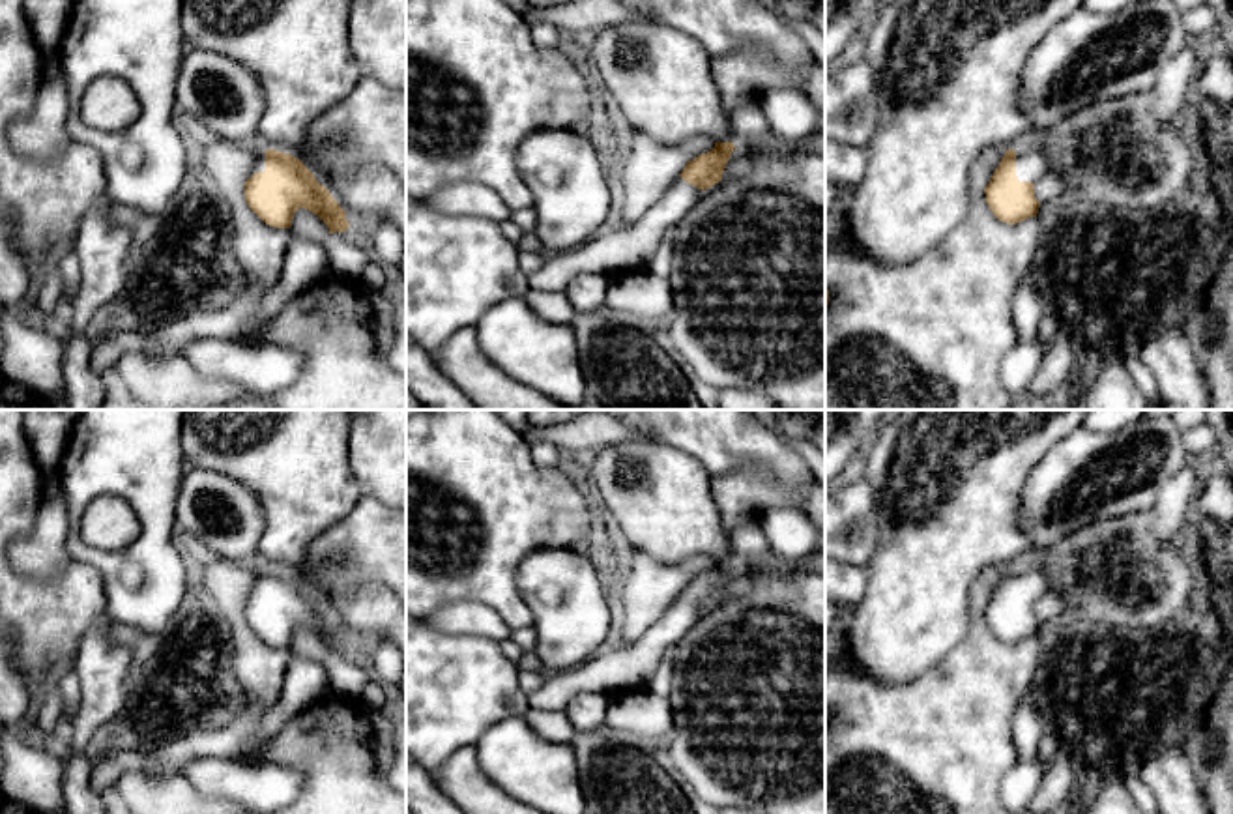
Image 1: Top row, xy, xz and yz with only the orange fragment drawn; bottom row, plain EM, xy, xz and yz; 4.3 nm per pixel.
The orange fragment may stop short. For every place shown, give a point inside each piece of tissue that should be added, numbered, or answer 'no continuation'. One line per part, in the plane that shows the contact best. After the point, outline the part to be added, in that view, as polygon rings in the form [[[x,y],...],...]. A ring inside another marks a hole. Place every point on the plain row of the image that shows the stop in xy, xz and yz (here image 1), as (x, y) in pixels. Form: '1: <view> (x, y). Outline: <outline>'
1: yz (1031, 582). Outline: [[[1033,563],[1016,569],[1016,595],[1020,601],[1038,603],[1050,591],[1048,576]]]

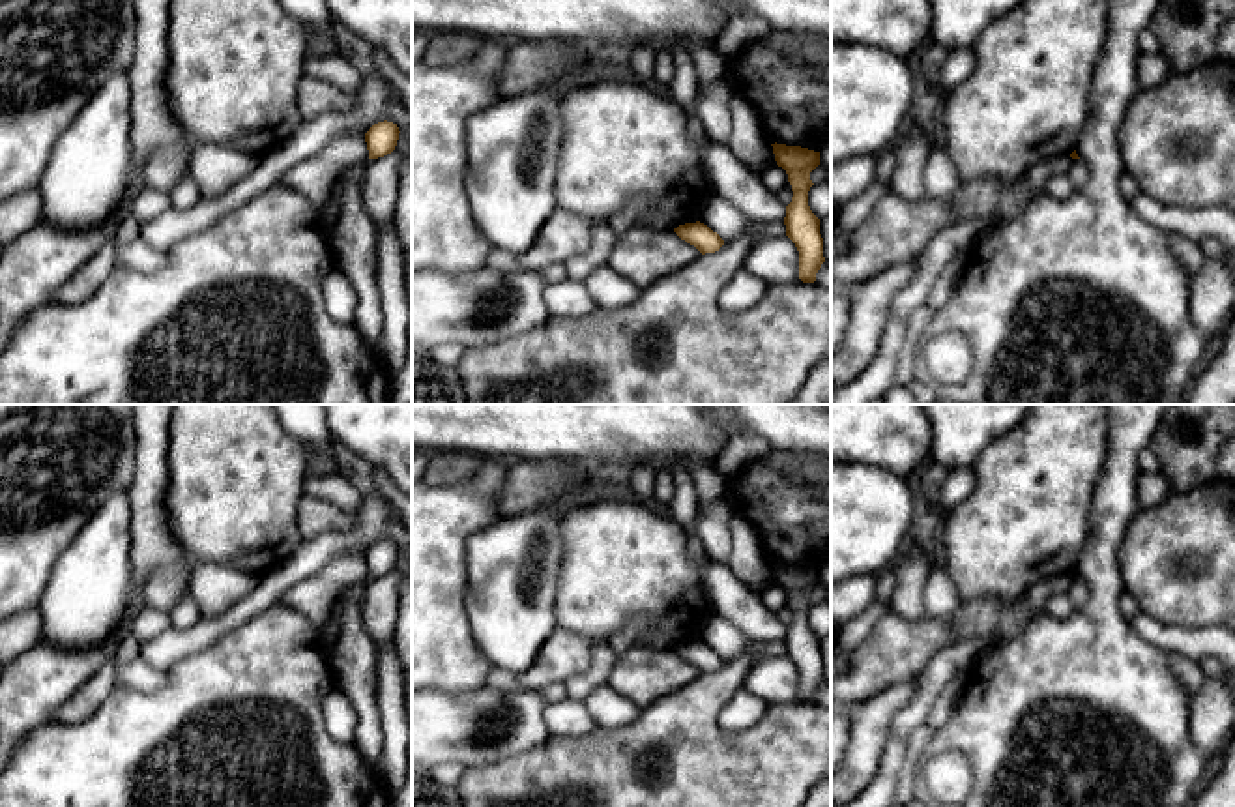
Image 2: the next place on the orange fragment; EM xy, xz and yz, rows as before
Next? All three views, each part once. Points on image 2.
no continuation

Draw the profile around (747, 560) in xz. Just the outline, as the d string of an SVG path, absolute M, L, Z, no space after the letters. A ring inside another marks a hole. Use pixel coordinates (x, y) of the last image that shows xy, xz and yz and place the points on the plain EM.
M734 513L730 534L732 552L726 565L752 594L762 595L769 586L777 584L777 580L756 528L745 517Z

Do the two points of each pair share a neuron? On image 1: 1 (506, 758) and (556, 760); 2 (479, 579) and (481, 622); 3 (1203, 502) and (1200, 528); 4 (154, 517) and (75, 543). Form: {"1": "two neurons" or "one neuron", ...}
{"1": "one neuron", "2": "two neurons", "3": "two neurons", "4": "one neuron"}

